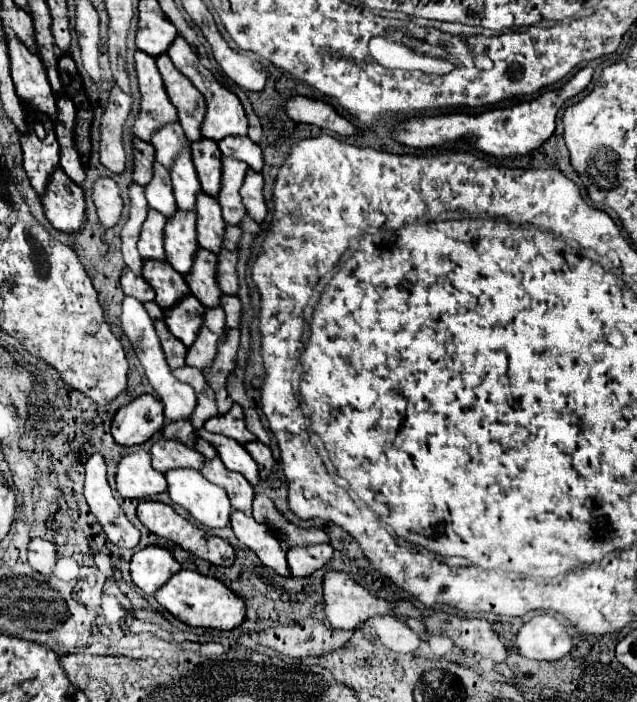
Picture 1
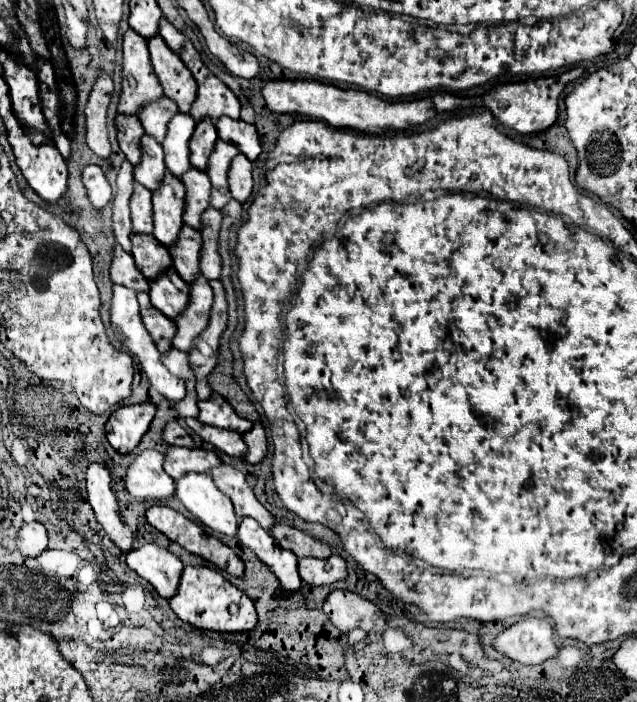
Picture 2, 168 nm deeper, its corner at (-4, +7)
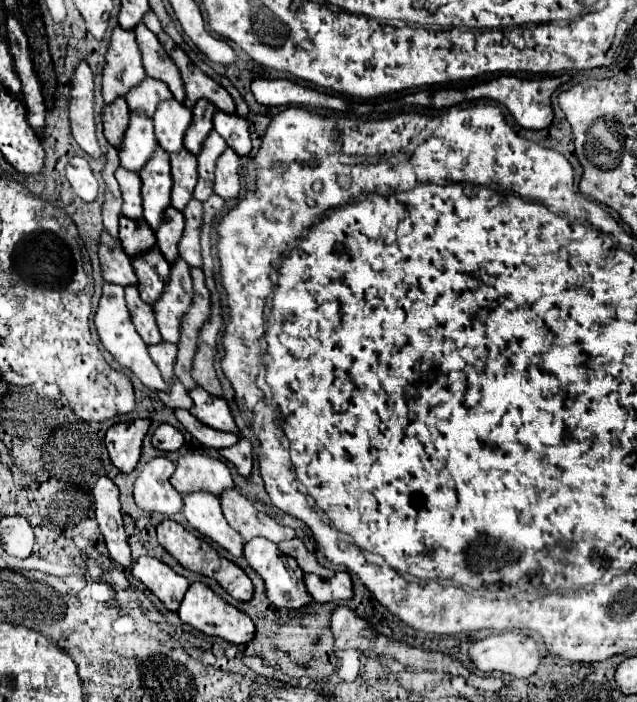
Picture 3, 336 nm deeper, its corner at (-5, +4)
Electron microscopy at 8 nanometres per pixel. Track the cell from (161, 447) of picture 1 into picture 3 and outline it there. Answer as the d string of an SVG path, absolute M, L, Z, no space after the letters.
M200 453L182 455L176 463L174 475L170 477L170 483L180 495L188 495L192 491L208 491L220 497L224 491L234 489L234 481L226 463Z

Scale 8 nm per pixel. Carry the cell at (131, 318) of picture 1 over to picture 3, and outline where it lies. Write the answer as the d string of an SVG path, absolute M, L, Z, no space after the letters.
M104 283L102 285L102 297L98 303L98 311L94 315L94 325L100 337L100 343L106 347L106 351L126 369L130 369L146 387L156 389L156 391L164 391L168 385L162 381L158 367L152 363L148 351L146 351L146 343L140 339L140 335L136 335L136 329L132 327L130 315L128 315L128 307L124 303L124 287L122 285L114 285L114 283Z

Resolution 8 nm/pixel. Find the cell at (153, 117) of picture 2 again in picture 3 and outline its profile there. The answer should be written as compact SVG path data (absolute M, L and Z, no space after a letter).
M148 75L134 89L130 89L126 93L128 107L132 111L140 109L140 111L144 111L150 117L154 115L158 103L166 101L166 99L172 99L172 93L168 91L168 87L160 79L154 79L154 77L148 77Z

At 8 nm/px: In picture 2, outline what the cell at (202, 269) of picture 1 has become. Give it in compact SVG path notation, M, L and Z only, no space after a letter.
M183 226L183 232L179 236L179 244L175 244L175 252L171 252L173 268L183 276L187 284L193 284L199 276L199 258L201 258L203 238L199 230L193 230L191 226Z

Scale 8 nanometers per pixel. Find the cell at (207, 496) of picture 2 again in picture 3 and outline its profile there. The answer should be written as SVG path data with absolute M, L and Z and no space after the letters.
M204 491L186 495L182 513L192 529L220 545L234 557L240 557L244 553L244 541L226 523L220 509L220 499L216 495L208 495Z

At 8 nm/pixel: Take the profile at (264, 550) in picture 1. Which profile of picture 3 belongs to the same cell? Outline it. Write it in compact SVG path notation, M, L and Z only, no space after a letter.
M252 539L252 543L244 545L244 557L248 561L248 565L264 579L266 585L266 595L270 599L270 603L274 603L276 607L286 607L286 609L302 609L306 605L310 605L314 599L308 595L306 585L304 585L304 573L300 571L296 559L284 555L276 543L268 541L268 539Z

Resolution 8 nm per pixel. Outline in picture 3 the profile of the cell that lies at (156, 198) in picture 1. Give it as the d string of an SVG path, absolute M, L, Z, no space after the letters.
M142 111L130 113L128 129L124 131L122 143L118 147L120 165L130 171L140 171L140 167L148 161L152 151L156 149L156 137L152 131L152 119Z

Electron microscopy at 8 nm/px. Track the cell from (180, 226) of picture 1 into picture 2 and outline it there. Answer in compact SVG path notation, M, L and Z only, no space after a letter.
M167 172L159 192L153 192L155 200L155 232L153 236L173 248L179 232L183 228L183 212L185 212L185 186L181 180L175 180L171 172Z

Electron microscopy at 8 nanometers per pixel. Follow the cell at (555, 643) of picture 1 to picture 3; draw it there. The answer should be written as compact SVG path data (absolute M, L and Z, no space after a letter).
M518 631L474 641L468 649L468 657L482 673L508 673L516 679L526 679L536 673L542 659L534 639Z

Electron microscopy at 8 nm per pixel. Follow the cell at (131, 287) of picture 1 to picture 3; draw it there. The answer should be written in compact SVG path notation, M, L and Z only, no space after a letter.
M106 231L100 235L100 247L98 247L98 257L102 265L102 277L108 283L118 283L118 285L136 285L138 279L134 275L130 257L124 255L124 249L120 247L118 239L112 239Z

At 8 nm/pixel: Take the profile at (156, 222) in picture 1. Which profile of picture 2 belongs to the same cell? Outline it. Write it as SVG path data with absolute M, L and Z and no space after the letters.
M135 184L135 196L131 198L133 232L153 234L153 200L151 192L141 184Z

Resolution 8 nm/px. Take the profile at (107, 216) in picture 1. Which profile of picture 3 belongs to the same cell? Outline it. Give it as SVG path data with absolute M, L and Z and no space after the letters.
M72 157L66 165L66 177L74 189L74 193L84 201L94 201L98 195L98 181L92 175L92 169L86 159Z

